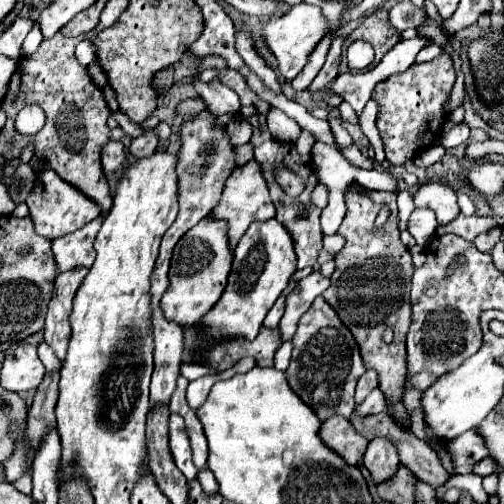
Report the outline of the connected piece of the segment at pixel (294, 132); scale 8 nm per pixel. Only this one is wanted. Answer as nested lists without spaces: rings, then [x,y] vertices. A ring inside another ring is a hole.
[[[271,108],[269,116],[267,116],[267,126],[269,126],[273,138],[279,142],[295,142],[301,134],[299,124],[277,108]]]

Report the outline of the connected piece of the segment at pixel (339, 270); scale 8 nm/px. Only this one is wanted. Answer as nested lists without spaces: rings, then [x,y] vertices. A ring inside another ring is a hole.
[[[351,184],[351,190],[345,196],[347,214],[337,234],[345,238],[345,246],[335,256],[335,272],[331,276],[331,286],[323,292],[323,298],[329,306],[341,316],[343,324],[353,332],[361,356],[367,368],[377,370],[379,388],[387,392],[387,400],[395,406],[393,418],[399,422],[407,422],[401,396],[403,396],[403,380],[405,380],[405,334],[411,324],[411,302],[409,288],[411,276],[415,272],[411,254],[399,240],[399,212],[395,204],[397,192],[381,192]],[[381,204],[391,208],[389,224],[381,230],[375,228],[375,216]],[[393,328],[393,342],[383,342],[383,332]]]

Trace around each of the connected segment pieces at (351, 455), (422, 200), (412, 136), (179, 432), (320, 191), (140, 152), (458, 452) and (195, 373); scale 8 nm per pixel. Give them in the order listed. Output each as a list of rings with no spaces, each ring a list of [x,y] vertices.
[[[339,414],[327,418],[321,424],[319,436],[323,438],[323,442],[329,448],[339,452],[347,460],[347,464],[357,464],[367,448],[367,442],[369,442],[353,428],[353,424],[347,418],[343,418]]]
[[[437,182],[419,186],[413,192],[413,204],[417,208],[421,208],[421,206],[431,208],[437,214],[439,224],[447,224],[459,214],[455,192],[451,188],[445,188],[441,184],[437,184]]]
[[[437,56],[431,62],[411,66],[409,70],[390,76],[377,84],[372,92],[373,98],[379,104],[377,128],[385,144],[387,160],[391,164],[403,164],[411,160],[415,154],[433,146],[433,142],[439,140],[441,124],[445,120],[443,104],[453,84],[455,84],[455,70],[449,56]]]
[[[171,414],[171,418],[169,418],[169,446],[171,446],[173,460],[175,460],[177,468],[185,474],[185,478],[187,480],[197,478],[197,468],[191,462],[189,436],[185,432],[185,424],[179,414]]]
[[[317,184],[313,188],[313,192],[311,192],[311,204],[317,206],[317,208],[325,208],[325,204],[327,204],[327,190],[325,190],[323,184]]]
[[[147,132],[147,134],[139,136],[139,138],[133,138],[133,142],[131,142],[131,146],[129,146],[129,152],[131,152],[133,156],[137,156],[137,158],[153,156],[153,152],[157,150],[157,144],[159,144],[157,136],[155,136],[153,132]]]
[[[467,430],[463,436],[457,436],[451,442],[451,456],[457,474],[473,472],[473,466],[487,458],[487,446],[483,436],[477,430]]]
[[[181,362],[181,376],[185,376],[187,380],[195,380],[199,376],[205,376],[205,374],[213,374],[211,368],[203,368],[203,364],[195,364],[195,362]]]

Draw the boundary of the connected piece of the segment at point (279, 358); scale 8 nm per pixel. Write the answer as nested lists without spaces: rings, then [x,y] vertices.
[[[287,340],[287,342],[283,342],[280,348],[277,350],[277,354],[275,354],[275,370],[287,370],[289,366],[289,358],[291,358],[291,353],[293,350],[293,344],[291,344],[291,340]]]

